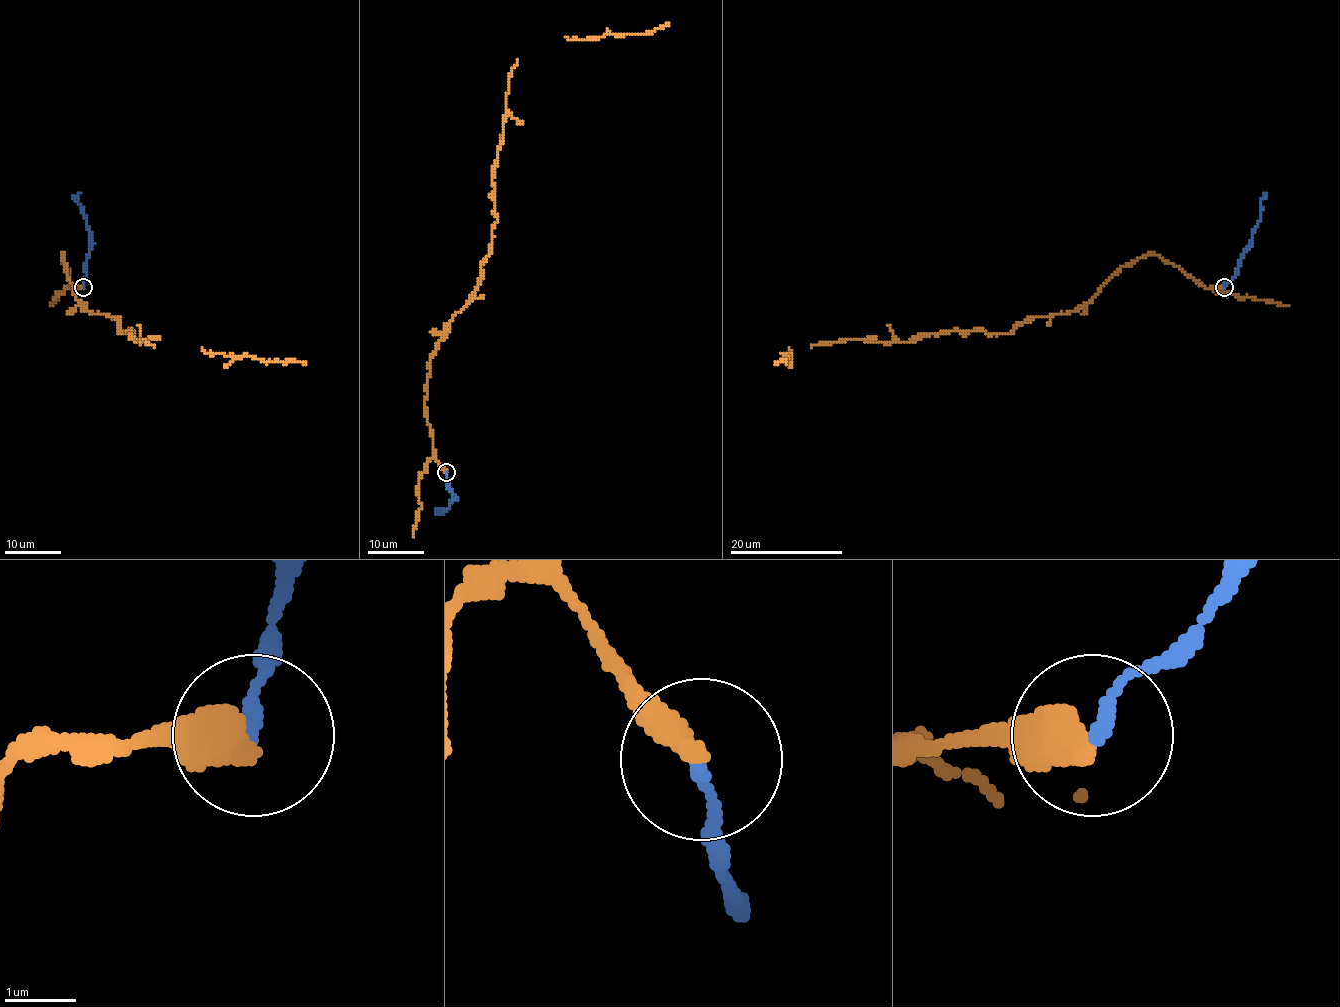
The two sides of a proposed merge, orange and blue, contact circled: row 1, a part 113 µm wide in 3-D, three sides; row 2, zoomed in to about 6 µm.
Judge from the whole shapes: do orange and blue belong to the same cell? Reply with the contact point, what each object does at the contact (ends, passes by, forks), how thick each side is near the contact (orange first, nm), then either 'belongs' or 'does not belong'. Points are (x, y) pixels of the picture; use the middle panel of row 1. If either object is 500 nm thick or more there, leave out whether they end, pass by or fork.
(446, 472) | orange ends | blue ends | 480/170 nm | does not belong

